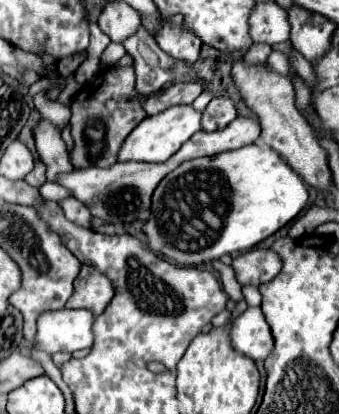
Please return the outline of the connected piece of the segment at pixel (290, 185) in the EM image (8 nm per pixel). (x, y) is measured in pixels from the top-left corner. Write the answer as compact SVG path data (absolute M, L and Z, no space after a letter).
M246 145L234 151L186 161L168 173L154 191L152 217L144 225L148 247L178 265L200 265L222 255L244 253L290 223L308 203L308 189L302 177L272 147Z

